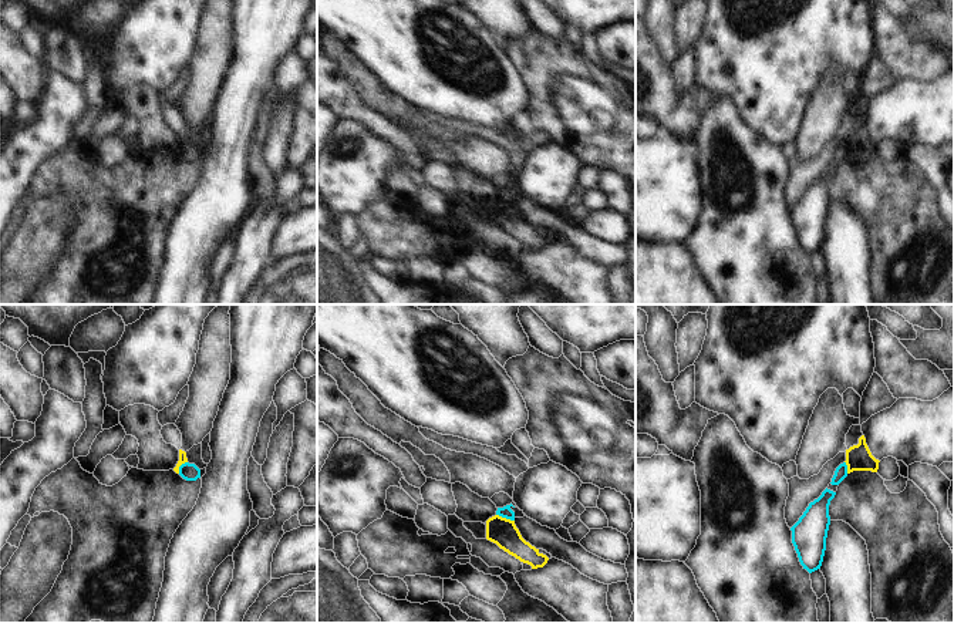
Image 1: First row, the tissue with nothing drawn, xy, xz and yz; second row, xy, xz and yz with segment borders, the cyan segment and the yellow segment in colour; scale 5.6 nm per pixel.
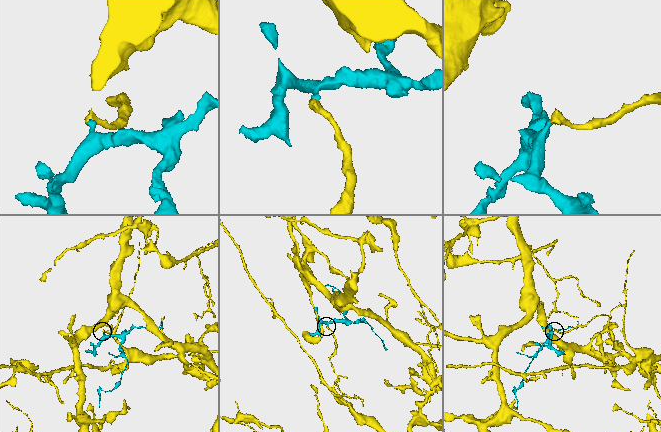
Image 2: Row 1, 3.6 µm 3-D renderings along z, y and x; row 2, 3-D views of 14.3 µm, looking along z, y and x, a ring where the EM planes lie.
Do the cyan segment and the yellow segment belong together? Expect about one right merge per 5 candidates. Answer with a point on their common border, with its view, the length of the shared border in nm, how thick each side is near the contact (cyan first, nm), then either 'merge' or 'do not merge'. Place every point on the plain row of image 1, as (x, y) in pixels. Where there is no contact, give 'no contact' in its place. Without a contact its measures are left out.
contact xz (505, 198); length 110 nm; calibres 70 and 160 nm; do not merge

